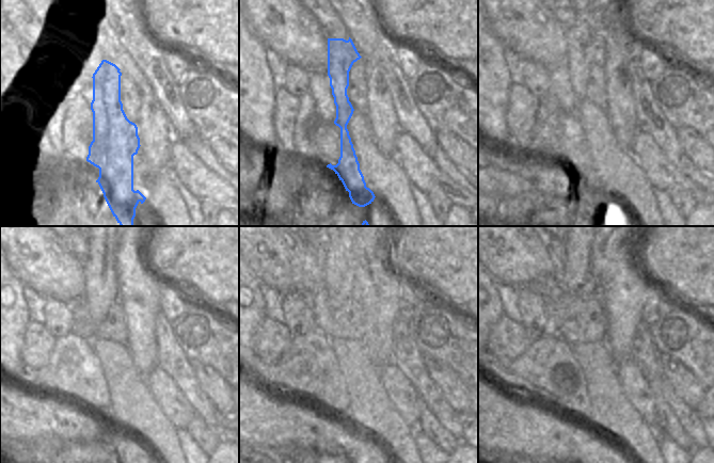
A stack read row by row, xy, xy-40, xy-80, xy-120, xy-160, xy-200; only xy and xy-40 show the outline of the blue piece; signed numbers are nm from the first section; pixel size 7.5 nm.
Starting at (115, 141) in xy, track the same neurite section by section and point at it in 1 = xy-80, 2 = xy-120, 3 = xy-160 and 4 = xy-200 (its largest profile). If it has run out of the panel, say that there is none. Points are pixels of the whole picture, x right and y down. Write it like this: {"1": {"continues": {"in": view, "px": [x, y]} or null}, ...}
{"1": {"continues": {"in": "xy-80", "px": [586, 37]}}, "2": {"continues": {"in": "xy-120", "px": [100, 286]}}, "3": {"continues": {"in": "xy-160", "px": [338, 281]}}, "4": {"continues": {"in": "xy-200", "px": [576, 277]}}}

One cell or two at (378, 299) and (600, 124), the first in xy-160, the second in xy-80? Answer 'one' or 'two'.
two

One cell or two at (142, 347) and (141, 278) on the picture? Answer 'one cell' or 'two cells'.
one cell

